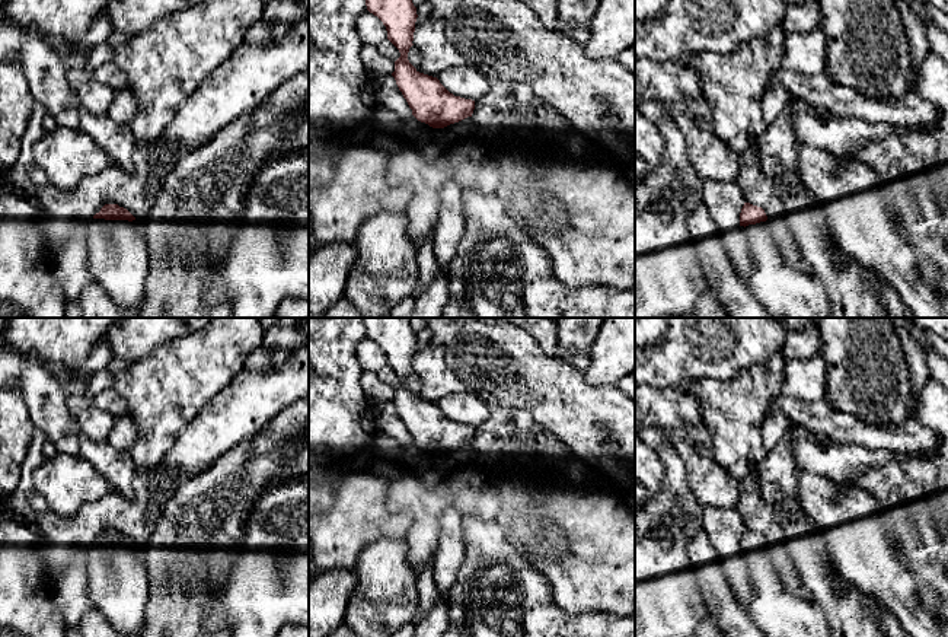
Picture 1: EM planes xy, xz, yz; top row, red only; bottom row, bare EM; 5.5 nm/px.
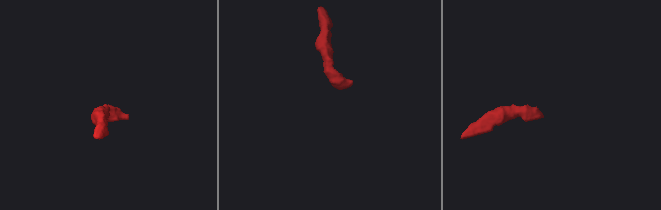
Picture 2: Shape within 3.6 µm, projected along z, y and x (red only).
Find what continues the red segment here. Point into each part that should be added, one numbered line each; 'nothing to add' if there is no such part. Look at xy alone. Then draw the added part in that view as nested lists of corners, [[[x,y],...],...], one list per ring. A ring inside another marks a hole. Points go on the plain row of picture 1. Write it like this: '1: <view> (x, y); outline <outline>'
1: xy (117, 576); outline [[[87,547],[87,596],[116,633],[138,637],[149,601],[144,558],[128,547]]]

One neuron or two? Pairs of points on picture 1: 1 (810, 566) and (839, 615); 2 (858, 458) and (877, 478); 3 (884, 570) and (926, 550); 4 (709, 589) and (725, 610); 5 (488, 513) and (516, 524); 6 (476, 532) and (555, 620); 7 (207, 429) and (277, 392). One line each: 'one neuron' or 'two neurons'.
1: one neuron
2: two neurons
3: two neurons
4: one neuron
5: two neurons
6: one neuron
7: one neuron

